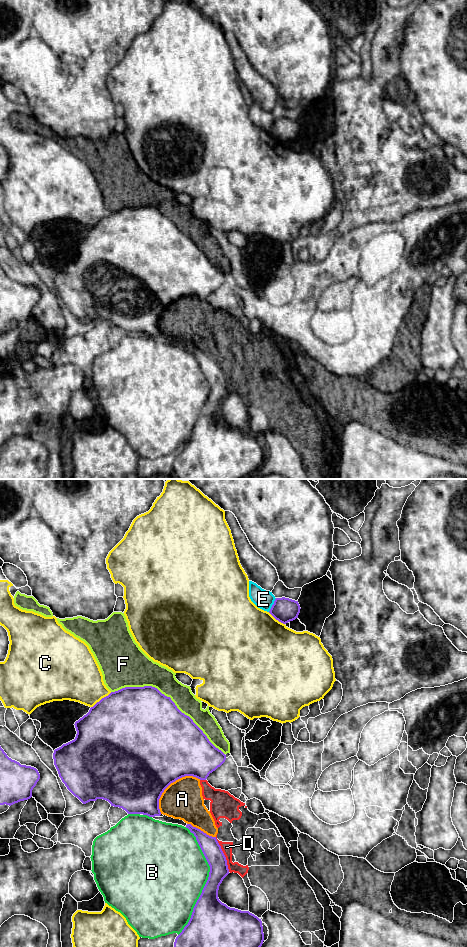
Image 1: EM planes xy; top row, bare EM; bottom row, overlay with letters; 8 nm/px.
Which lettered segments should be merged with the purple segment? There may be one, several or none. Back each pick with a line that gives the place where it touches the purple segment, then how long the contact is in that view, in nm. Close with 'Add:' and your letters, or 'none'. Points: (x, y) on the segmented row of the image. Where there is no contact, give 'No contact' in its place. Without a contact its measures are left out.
Add: none

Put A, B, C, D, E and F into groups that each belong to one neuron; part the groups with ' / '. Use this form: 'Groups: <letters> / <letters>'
Groups: A D / B / C / E / F

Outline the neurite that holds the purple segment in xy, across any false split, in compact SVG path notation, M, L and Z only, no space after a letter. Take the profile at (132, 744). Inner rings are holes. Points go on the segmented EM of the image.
M152 686L125 687L111 692L91 707L89 712L76 721L74 725L77 731L75 739L55 749L53 759L62 782L83 804L96 801L97 799L103 799L108 801L111 806L122 808L128 814L143 814L149 817L160 816L159 799L171 783L185 776L193 776L200 780L206 780L209 774L220 767L226 760L226 755L209 741L207 736L193 720L182 713L170 697L165 696L157 688Z

